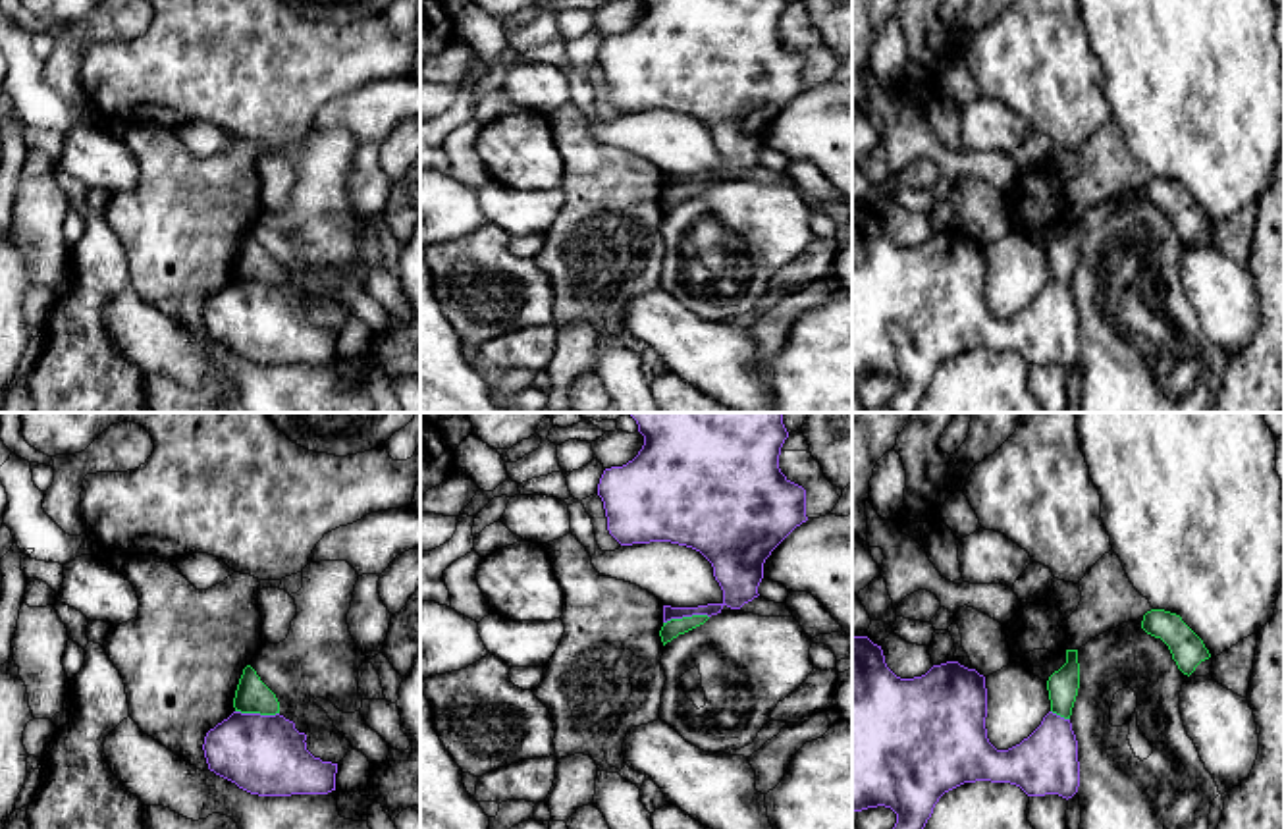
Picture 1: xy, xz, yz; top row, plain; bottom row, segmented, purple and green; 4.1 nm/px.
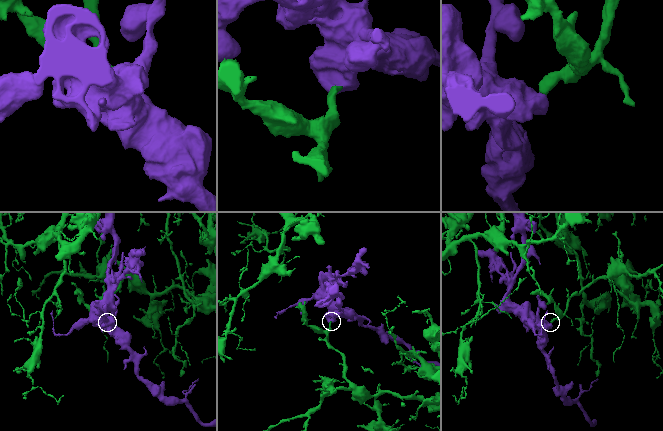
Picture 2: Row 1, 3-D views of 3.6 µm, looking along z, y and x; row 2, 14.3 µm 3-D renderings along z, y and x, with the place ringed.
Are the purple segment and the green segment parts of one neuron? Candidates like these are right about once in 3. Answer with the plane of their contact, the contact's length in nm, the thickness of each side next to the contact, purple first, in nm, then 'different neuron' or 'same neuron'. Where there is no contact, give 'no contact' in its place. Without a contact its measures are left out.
xz | 190 nm | 130/80 nm | different neuron

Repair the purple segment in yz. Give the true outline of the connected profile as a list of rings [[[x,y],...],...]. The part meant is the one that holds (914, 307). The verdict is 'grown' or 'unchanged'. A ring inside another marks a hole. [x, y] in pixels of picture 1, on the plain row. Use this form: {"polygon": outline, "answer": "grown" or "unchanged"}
{"polygon": [[[852,202],[852,380],[891,376],[896,382],[896,391],[885,407],[891,413],[916,413],[939,366],[964,351],[1010,351],[1028,364],[1058,362],[1066,368],[1078,361],[1078,308],[1070,287],[1049,280],[1020,312],[997,318],[987,307],[985,285],[985,245],[976,237],[947,229],[933,233],[922,245],[900,247],[887,235],[881,214],[868,204]]], "answer": "unchanged"}

